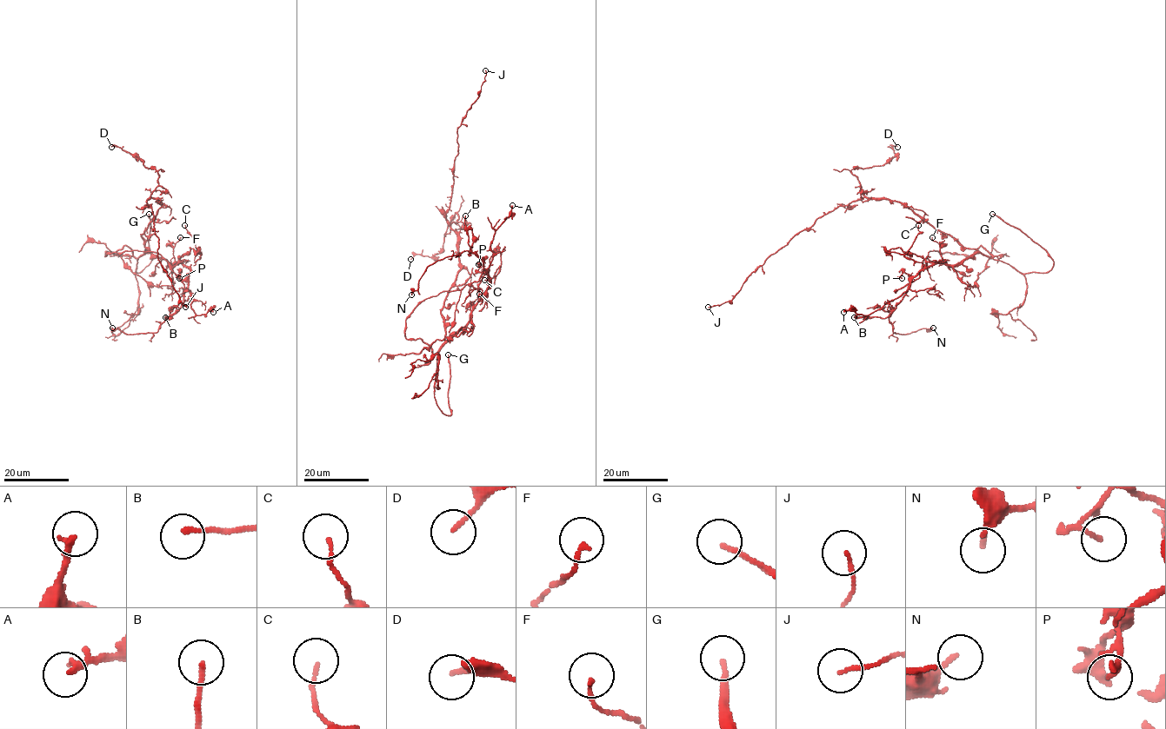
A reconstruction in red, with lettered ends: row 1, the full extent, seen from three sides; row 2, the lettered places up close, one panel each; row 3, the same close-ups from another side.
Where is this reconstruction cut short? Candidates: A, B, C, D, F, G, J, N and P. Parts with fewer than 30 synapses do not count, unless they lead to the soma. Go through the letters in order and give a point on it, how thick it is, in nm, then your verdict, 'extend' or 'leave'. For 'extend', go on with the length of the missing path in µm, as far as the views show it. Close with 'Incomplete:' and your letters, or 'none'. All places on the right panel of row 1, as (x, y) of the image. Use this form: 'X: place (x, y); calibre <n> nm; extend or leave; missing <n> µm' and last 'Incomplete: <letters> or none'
A: place (843, 312); calibre 220 nm; leave
B: place (854, 317); calibre 160 nm; leave
C: place (918, 225); calibre 110 nm; leave
D: place (897, 147); calibre 170 nm; leave
F: place (932, 237); calibre 130 nm; leave
G: place (992, 214); calibre 150 nm; extend; missing 140 µm
J: place (708, 307); calibre 110 nm; leave
N: place (933, 328); calibre 140 nm; leave
P: place (902, 278); calibre 100 nm; leave
Incomplete: G

